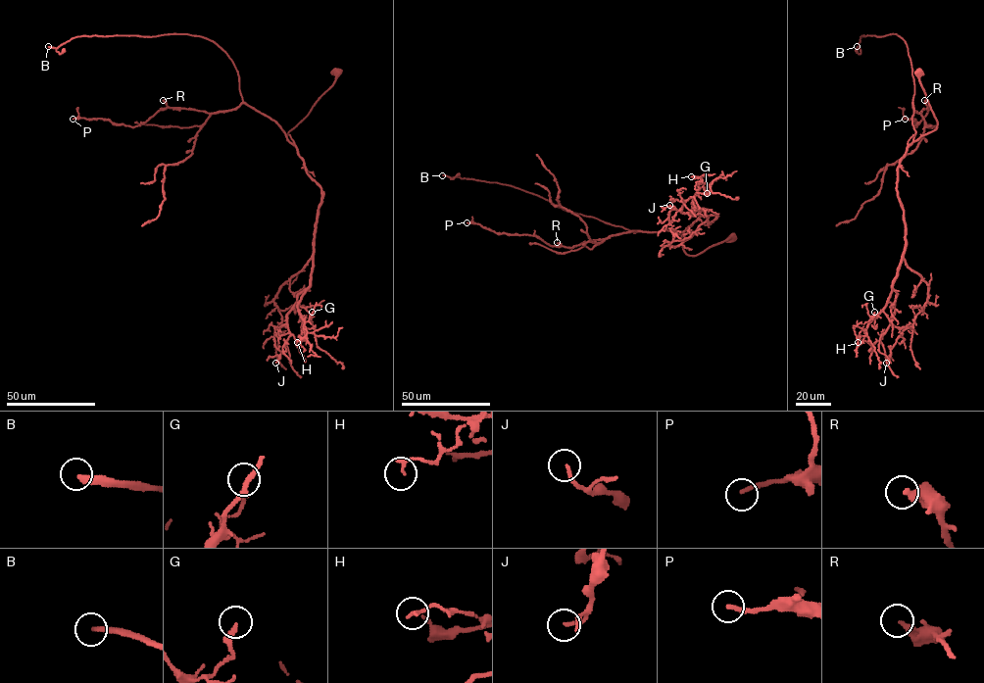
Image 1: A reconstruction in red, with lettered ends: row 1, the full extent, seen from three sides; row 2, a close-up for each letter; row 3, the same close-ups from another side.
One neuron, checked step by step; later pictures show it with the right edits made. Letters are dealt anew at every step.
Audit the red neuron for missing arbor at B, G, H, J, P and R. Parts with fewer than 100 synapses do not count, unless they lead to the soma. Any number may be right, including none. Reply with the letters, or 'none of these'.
B

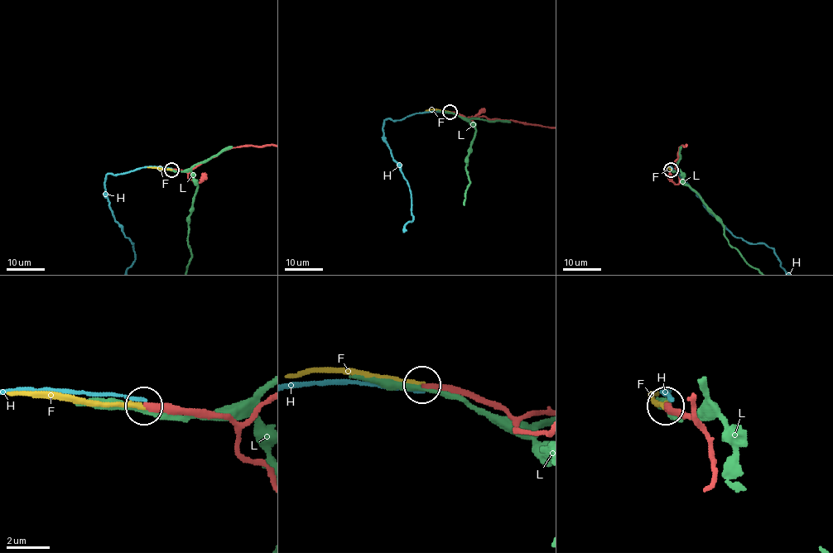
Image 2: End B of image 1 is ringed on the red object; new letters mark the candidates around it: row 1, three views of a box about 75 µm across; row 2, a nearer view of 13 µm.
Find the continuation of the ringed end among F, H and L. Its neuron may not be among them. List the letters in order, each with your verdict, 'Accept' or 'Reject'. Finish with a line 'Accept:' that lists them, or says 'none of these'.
F: Accept
H: Reject
L: Reject
Accept: F

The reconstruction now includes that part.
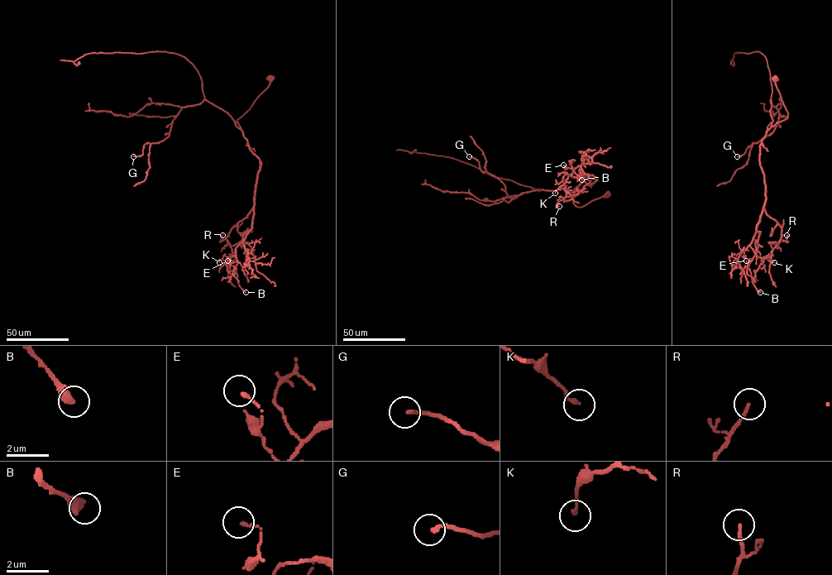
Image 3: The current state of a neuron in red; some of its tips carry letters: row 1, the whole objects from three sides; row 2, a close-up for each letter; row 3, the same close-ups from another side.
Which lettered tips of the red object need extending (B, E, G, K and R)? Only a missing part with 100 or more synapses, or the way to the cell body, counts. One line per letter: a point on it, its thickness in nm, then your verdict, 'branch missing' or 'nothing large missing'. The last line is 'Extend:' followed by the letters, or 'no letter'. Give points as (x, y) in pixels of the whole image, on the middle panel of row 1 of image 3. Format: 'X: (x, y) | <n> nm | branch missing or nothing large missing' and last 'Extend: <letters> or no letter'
B: (581, 179) | 500 nm | nothing large missing
E: (563, 165) | 140 nm | nothing large missing
G: (469, 156) | 170 nm | nothing large missing
K: (555, 193) | 150 nm | nothing large missing
R: (559, 206) | 130 nm | nothing large missing
Extend: no letter

